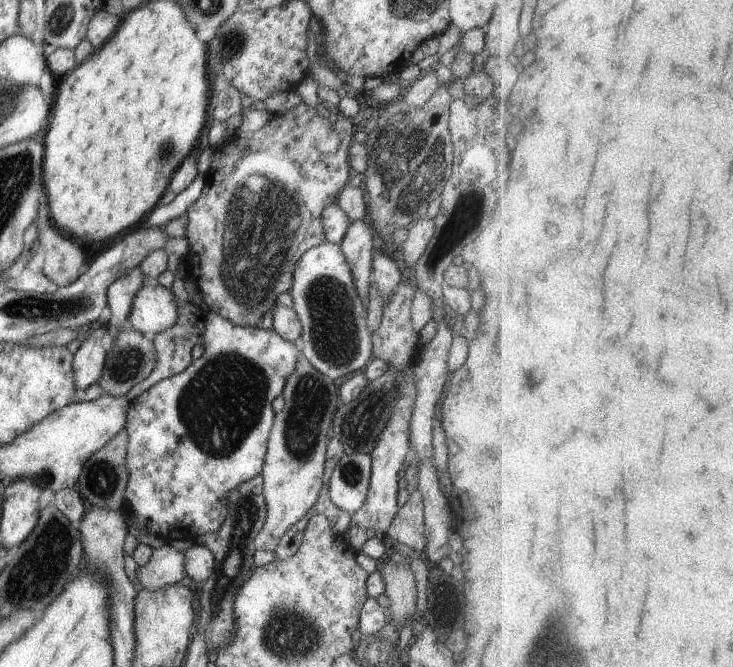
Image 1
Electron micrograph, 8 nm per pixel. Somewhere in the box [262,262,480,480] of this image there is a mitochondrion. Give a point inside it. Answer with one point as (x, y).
(335, 332)

